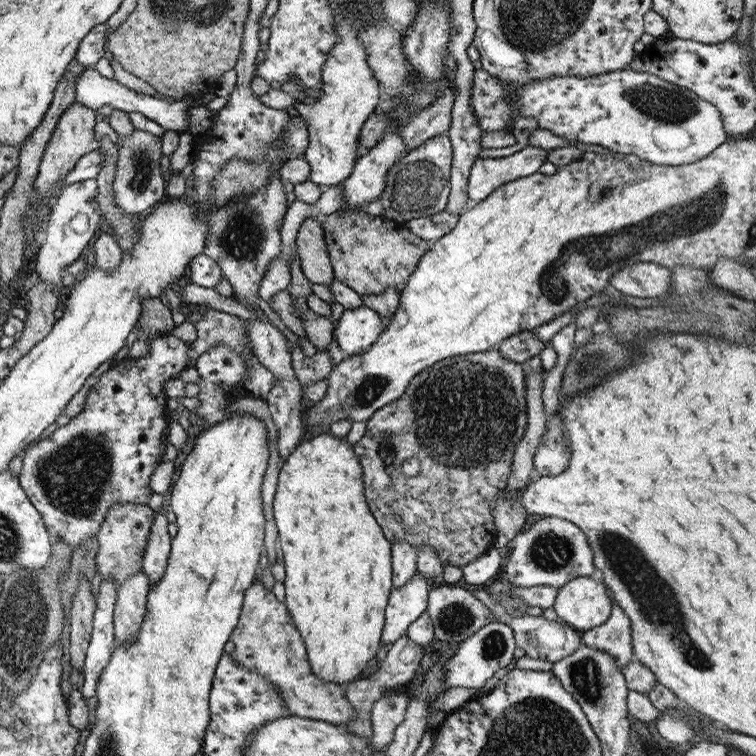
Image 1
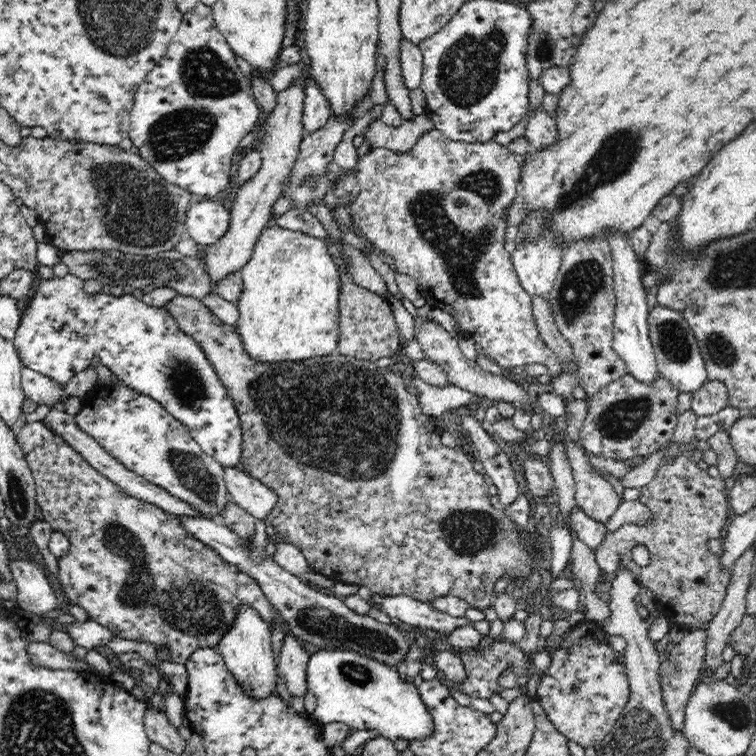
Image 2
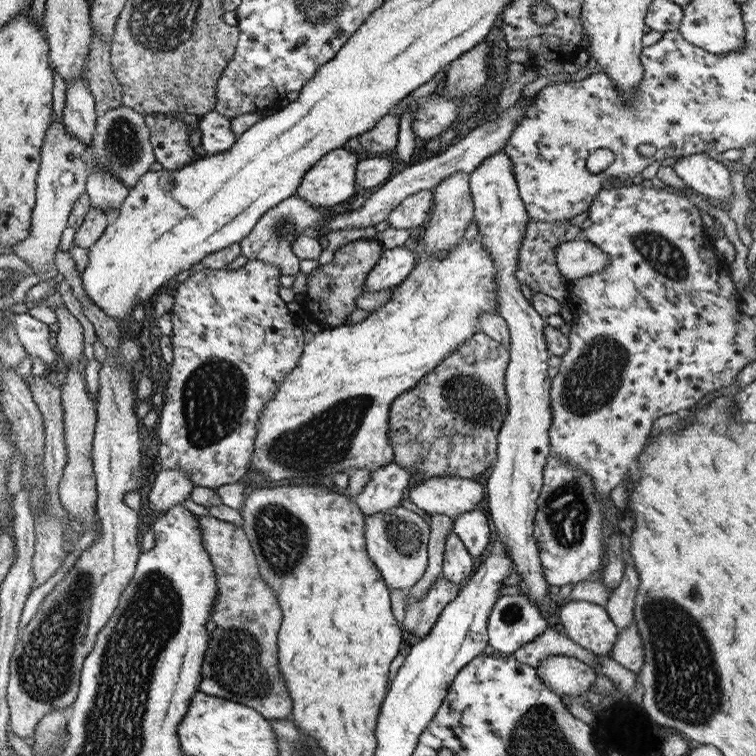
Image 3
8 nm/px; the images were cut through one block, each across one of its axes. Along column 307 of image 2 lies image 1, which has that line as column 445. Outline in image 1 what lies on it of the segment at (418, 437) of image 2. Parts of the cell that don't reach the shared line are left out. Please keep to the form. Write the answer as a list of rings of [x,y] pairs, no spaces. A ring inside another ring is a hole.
[[[496,348],[489,351],[451,356],[451,358],[439,360],[439,362],[431,364],[429,368],[424,368],[419,374],[415,374],[399,398],[384,404],[371,414],[366,421],[365,434],[351,448],[361,466],[362,494],[365,496],[365,502],[367,502],[377,524],[381,527],[384,537],[390,543],[397,543],[397,541],[411,543],[415,550],[419,549],[419,545],[427,543],[427,546],[433,547],[440,563],[449,562],[451,565],[455,564],[459,567],[463,567],[467,562],[482,556],[483,552],[486,552],[494,544],[495,522],[491,516],[493,499],[495,496],[501,495],[501,492],[506,488],[512,455],[526,425],[525,378],[521,363],[505,359]],[[407,458],[414,458],[419,463],[419,471],[414,476],[403,475],[400,469]]]

